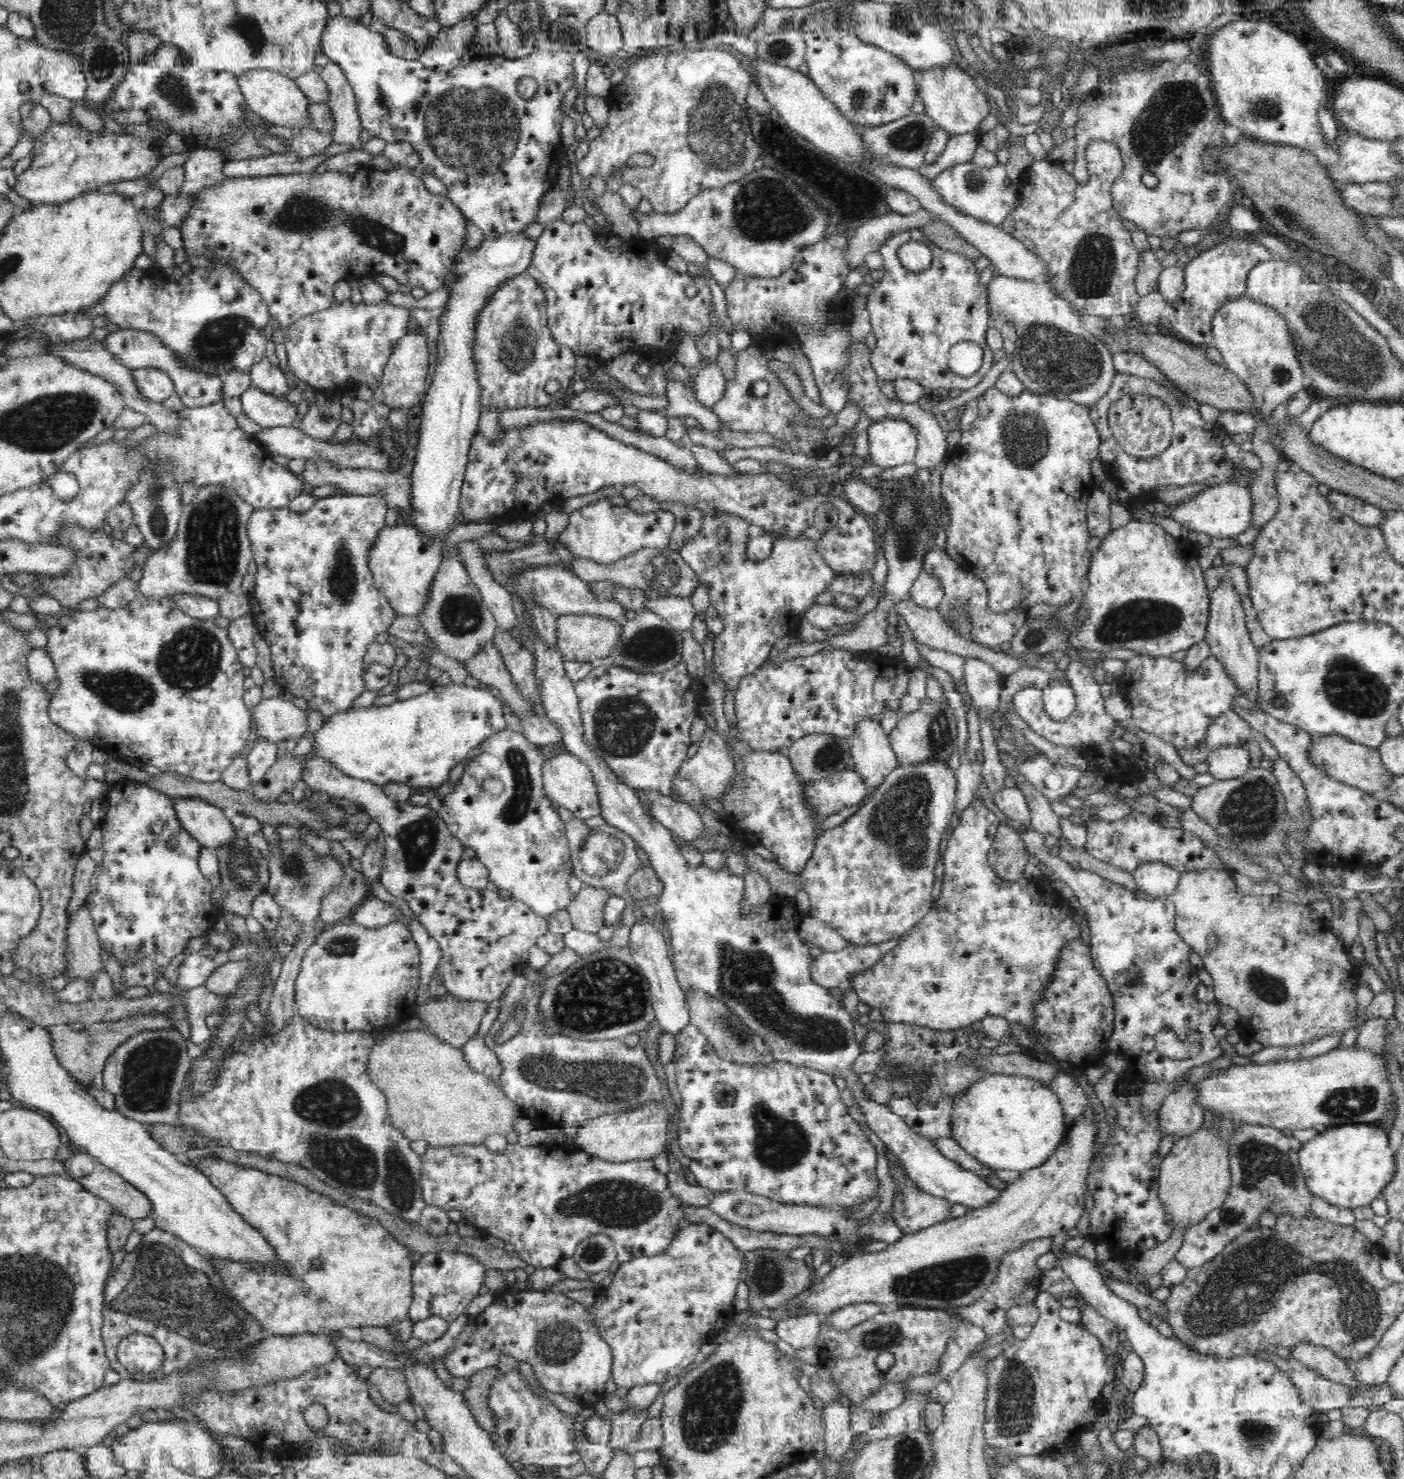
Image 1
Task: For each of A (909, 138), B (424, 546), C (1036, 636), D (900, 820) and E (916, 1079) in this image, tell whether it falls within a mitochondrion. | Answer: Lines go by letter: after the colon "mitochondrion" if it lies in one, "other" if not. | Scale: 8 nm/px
A: mitochondrion
B: other
C: mitochondrion
D: mitochondrion
E: mitochondrion

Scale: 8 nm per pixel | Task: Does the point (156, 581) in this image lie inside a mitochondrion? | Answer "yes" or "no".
no

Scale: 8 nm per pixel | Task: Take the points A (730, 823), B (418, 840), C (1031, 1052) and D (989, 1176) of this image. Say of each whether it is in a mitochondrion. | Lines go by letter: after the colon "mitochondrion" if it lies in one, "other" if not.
A: other
B: mitochondrion
C: other
D: other

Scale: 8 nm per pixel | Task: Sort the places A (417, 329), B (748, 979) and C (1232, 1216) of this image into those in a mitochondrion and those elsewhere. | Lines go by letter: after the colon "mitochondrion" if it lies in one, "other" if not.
A: other
B: mitochondrion
C: mitochondrion

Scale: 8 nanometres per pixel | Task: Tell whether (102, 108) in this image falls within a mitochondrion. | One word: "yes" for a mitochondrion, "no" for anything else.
no

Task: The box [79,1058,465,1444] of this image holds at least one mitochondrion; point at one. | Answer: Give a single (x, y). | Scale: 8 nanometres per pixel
(163, 1291)

